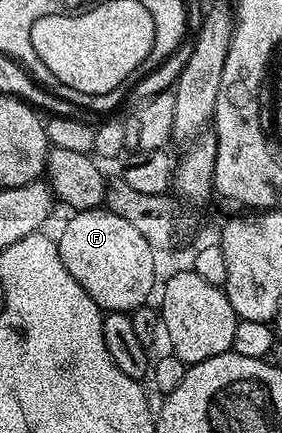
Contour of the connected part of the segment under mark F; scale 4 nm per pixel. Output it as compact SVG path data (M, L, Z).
M107 207L73 212L71 216L58 236L58 244L66 271L78 279L86 295L109 313L131 314L132 310L149 304L148 296L156 285L157 257L150 243L126 219L114 215Z

